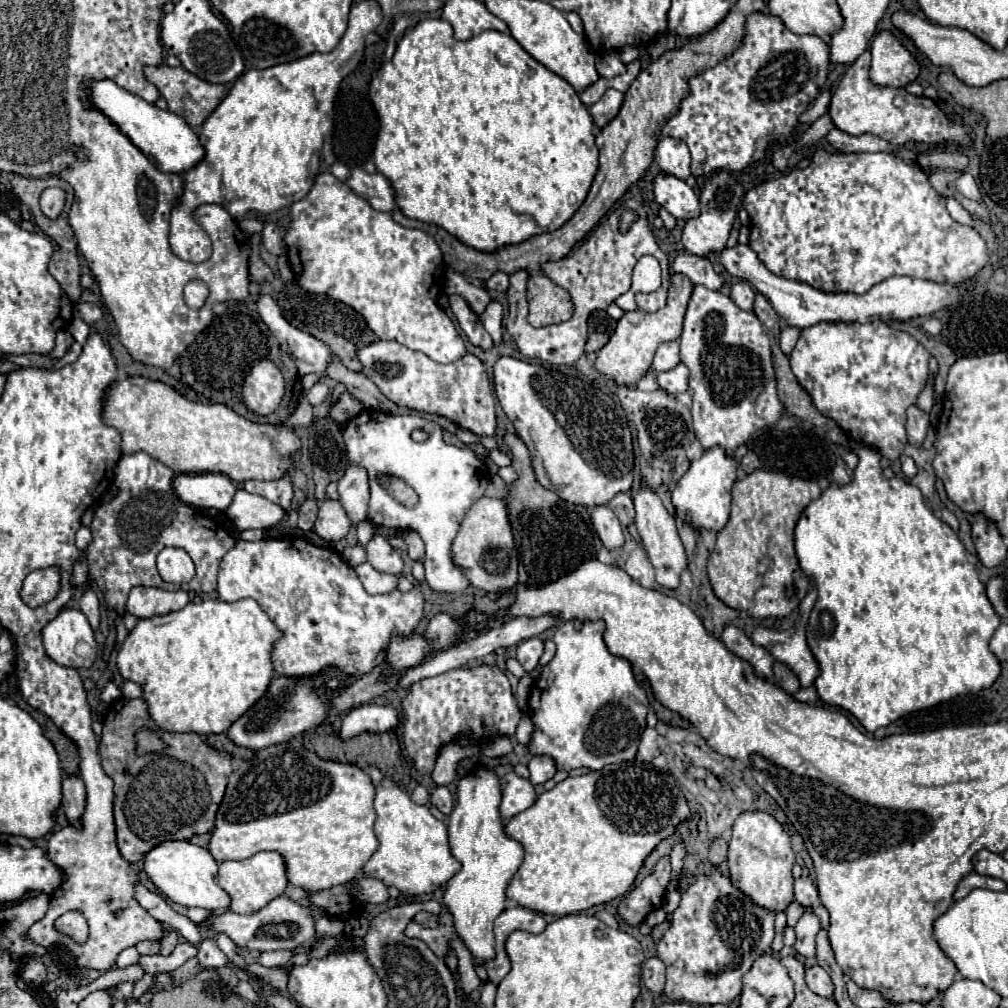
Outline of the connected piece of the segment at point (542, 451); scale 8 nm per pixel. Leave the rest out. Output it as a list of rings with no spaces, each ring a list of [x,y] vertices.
[[[499,357],[493,367],[495,395],[511,419],[517,435],[533,455],[533,469],[539,483],[555,491],[561,499],[595,507],[607,505],[617,493],[627,493],[633,485],[633,439],[623,407],[611,397],[609,389],[599,381],[565,375],[559,369],[549,369],[541,363],[525,363],[513,357]]]

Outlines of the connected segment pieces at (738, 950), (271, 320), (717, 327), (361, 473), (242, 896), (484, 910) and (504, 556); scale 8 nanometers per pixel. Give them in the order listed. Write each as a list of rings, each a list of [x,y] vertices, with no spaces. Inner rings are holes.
[[[727,871],[699,875],[681,893],[681,903],[671,915],[671,929],[657,943],[657,957],[667,967],[665,995],[671,1001],[695,1005],[731,1003],[743,989],[743,975],[761,955],[771,955],[775,913],[759,907],[733,887]]]
[[[271,295],[259,297],[257,311],[261,313],[261,319],[265,321],[265,325],[269,325],[269,331],[277,337],[279,345],[285,347],[285,351],[295,359],[299,375],[325,371],[329,361],[329,347],[317,341],[313,335],[303,333],[291,323],[287,323],[279,313],[279,307],[271,299]]]
[[[695,285],[679,345],[681,361],[691,369],[693,427],[705,449],[721,445],[727,453],[733,453],[753,431],[773,425],[781,417],[783,405],[777,399],[769,337],[753,313],[739,309],[723,293]]]
[[[349,465],[345,475],[339,479],[339,497],[351,517],[351,523],[357,525],[367,517],[369,503],[369,477],[367,471],[359,465]]]
[[[263,851],[263,853],[257,853],[249,859],[241,859],[241,861],[221,861],[217,881],[231,895],[229,909],[233,909],[235,913],[253,913],[257,909],[265,907],[269,901],[283,895],[287,889],[287,883],[289,883],[285,859],[275,851]]]
[[[483,765],[483,767],[475,767],[471,773],[467,773],[465,777],[459,779],[457,805],[455,805],[453,813],[449,815],[449,845],[451,845],[453,857],[461,863],[461,871],[449,879],[447,891],[443,895],[443,903],[447,905],[447,909],[453,915],[457,935],[463,939],[463,943],[467,945],[467,949],[471,951],[471,955],[477,963],[493,959],[493,953],[495,953],[495,949],[493,949],[493,945],[495,945],[493,921],[505,909],[507,885],[523,861],[523,845],[505,833],[503,821],[499,815],[499,803],[501,803],[499,775],[491,767]]]
[[[481,497],[473,509],[469,509],[461,529],[453,541],[453,561],[467,575],[473,587],[503,595],[517,583],[517,549],[509,523],[509,503],[507,499]]]

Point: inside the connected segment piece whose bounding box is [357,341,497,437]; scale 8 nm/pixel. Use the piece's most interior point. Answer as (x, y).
(460, 391)

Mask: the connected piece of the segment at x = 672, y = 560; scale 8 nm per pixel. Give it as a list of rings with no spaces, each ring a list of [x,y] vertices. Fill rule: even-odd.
[[[639,489],[635,493],[633,501],[635,501],[635,511],[637,511],[635,523],[637,523],[637,529],[639,529],[641,541],[643,541],[643,549],[647,551],[649,561],[655,567],[655,579],[665,589],[677,589],[681,573],[687,569],[689,563],[687,563],[687,555],[685,555],[685,549],[683,549],[683,543],[681,543],[681,539],[677,535],[675,519],[673,519],[673,515],[667,513],[667,509],[663,507],[661,499],[649,489]]]

